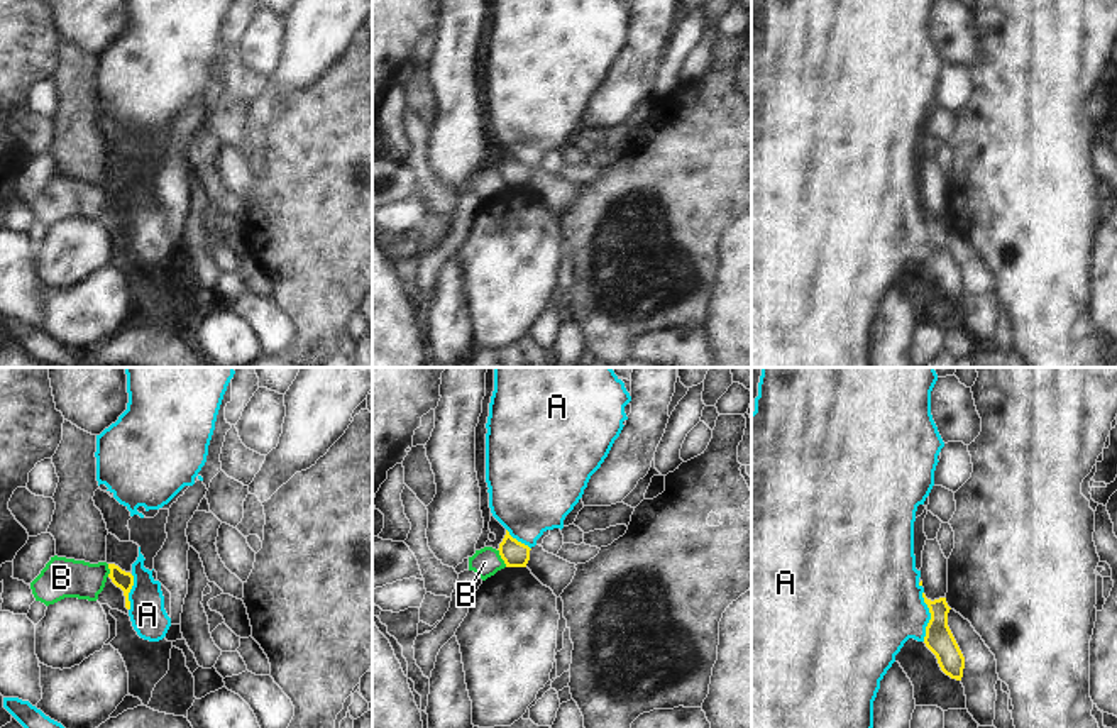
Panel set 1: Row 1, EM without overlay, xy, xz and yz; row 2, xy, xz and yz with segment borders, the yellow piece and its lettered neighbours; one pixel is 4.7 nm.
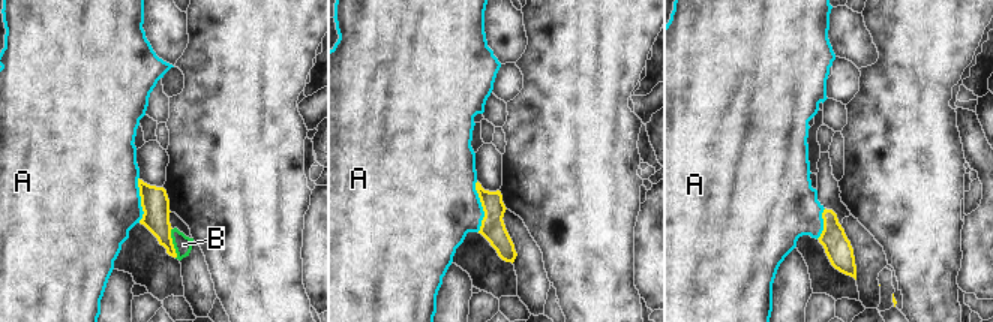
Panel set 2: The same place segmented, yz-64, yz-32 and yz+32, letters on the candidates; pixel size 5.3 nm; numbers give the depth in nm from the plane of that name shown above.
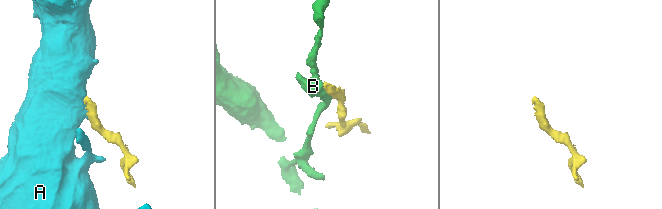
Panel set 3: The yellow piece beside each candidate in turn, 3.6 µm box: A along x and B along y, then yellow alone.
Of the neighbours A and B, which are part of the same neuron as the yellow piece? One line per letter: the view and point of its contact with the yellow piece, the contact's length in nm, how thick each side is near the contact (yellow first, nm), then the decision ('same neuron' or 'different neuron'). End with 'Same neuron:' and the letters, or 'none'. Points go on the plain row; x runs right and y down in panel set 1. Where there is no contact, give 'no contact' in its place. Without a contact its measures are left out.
A: yz (931, 237) | 240 nm | 140/400 nm | same neuron
B: xz (501, 178) | 100 nm | 130/140 nm | different neuron
Same neuron: A

